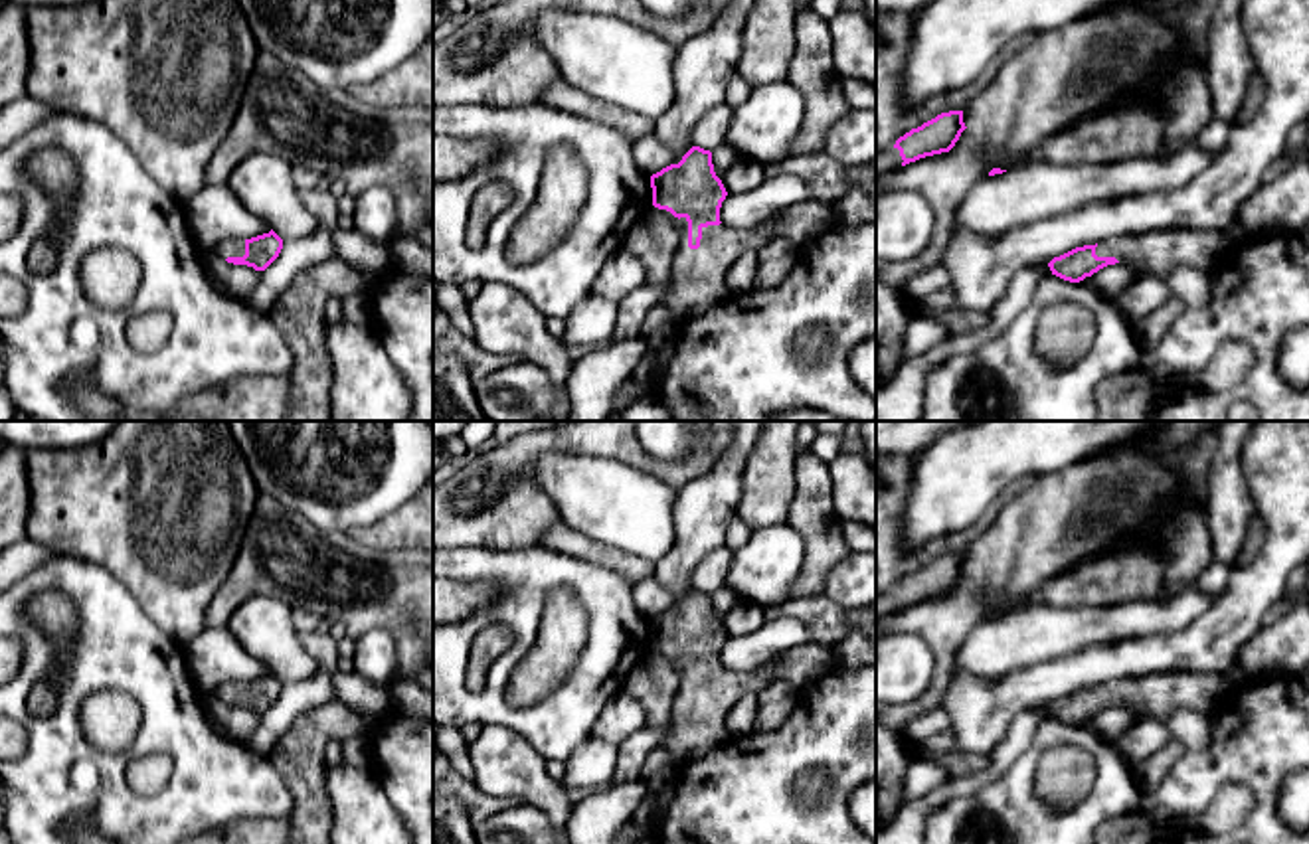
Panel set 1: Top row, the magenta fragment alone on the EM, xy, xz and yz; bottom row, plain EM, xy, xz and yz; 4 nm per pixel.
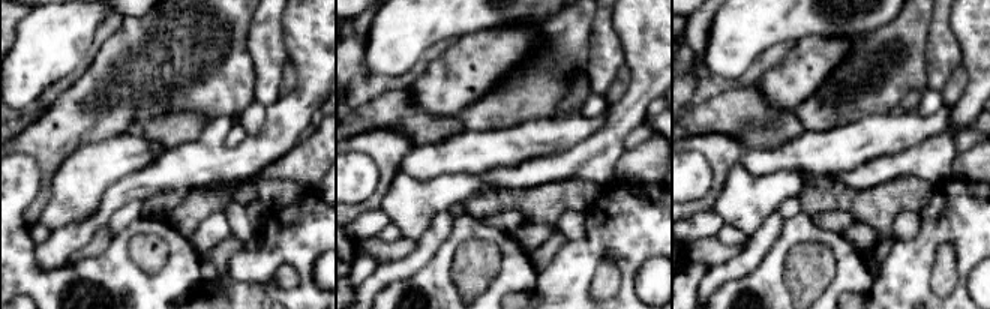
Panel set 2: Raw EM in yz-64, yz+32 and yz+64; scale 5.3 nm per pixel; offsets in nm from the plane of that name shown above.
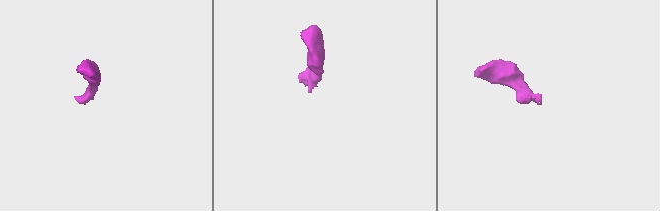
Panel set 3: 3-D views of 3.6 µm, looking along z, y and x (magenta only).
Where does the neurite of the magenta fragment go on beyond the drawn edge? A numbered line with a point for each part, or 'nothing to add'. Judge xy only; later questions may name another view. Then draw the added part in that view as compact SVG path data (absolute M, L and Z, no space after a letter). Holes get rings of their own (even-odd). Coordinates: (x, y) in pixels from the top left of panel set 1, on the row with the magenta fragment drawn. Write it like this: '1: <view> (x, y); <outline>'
1: xy (232, 248); M227 239L227 241L221 241L216 251L221 255L221 257L243 257L245 255L245 239Z

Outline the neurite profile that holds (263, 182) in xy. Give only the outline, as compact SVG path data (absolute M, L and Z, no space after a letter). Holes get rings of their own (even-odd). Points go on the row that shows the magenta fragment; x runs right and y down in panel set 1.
M247 156L233 168L227 186L249 211L273 227L283 243L310 235L318 227L299 198L295 168L283 156Z

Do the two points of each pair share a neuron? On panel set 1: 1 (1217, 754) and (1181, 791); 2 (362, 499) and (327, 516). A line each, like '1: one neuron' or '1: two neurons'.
1: one neuron
2: one neuron

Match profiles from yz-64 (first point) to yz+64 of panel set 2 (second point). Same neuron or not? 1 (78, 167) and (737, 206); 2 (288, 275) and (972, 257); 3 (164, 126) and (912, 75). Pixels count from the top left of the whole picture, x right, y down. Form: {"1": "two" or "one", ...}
{"1": "two", "2": "two", "3": "one"}

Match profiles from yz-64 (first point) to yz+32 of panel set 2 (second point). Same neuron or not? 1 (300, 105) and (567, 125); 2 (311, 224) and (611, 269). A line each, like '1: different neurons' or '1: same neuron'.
1: different neurons
2: different neurons

